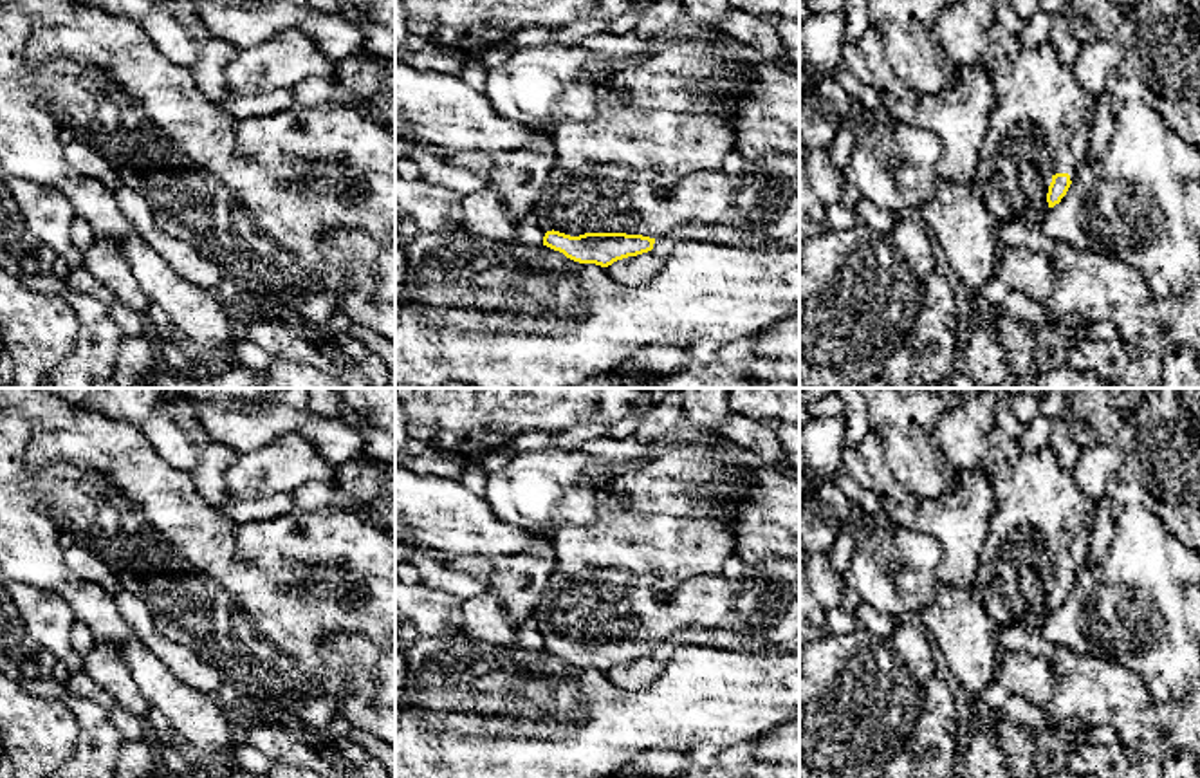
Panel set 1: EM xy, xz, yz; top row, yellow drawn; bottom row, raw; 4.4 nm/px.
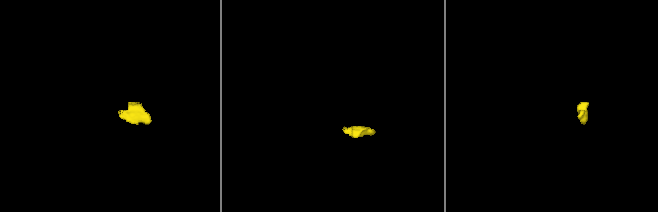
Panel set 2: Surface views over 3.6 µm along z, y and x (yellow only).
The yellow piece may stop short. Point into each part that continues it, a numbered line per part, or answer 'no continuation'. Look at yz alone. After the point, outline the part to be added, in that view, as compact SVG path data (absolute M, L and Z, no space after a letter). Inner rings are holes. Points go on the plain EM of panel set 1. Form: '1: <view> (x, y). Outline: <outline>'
1: yz (1042, 522). Outline: M998 428L985 437L980 468L994 498L978 570L983 607L998 628L1014 623L1043 628L1050 616L1047 597L1052 581L1068 578L1072 587L1075 583L1077 569L1088 554L1099 504L1081 491L1074 473L1061 466L1050 444L1029 453L1018 439Z

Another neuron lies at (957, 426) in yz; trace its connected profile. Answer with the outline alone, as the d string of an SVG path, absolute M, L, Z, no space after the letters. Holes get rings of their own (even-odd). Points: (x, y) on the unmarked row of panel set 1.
M987 388L964 401L937 421L933 444L955 469L982 466L985 437L994 430L994 413L1000 401L1007 401L1009 388Z

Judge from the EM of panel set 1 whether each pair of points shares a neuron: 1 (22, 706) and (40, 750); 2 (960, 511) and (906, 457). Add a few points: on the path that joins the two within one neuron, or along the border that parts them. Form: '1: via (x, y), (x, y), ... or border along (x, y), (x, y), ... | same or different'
1: via (22, 717), (38, 739) | same
2: border along (962, 472), (939, 497), (915, 497), (903, 484) | different

